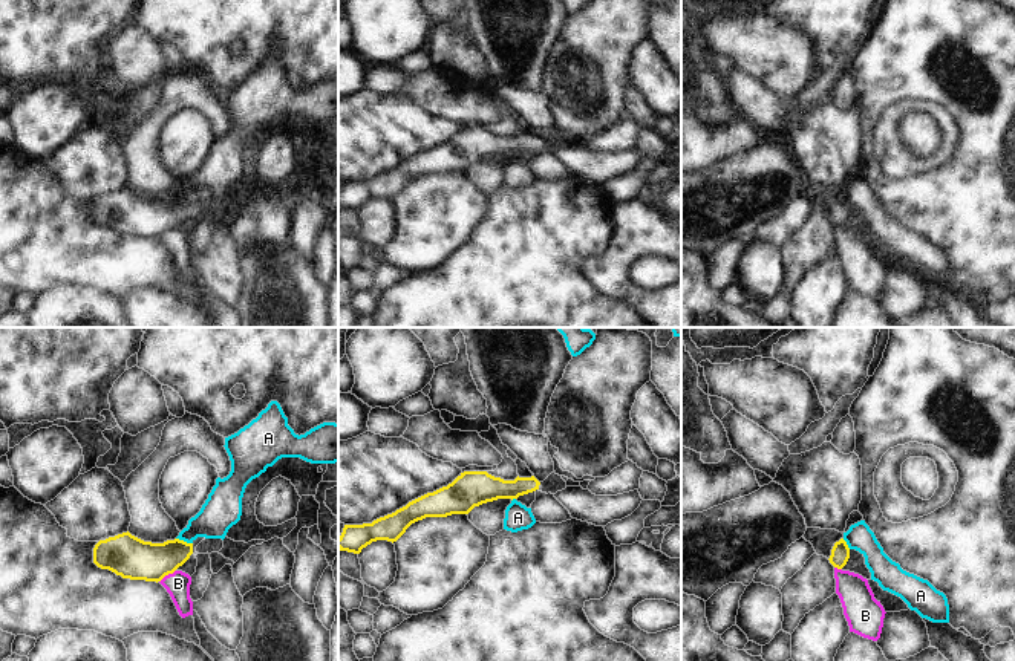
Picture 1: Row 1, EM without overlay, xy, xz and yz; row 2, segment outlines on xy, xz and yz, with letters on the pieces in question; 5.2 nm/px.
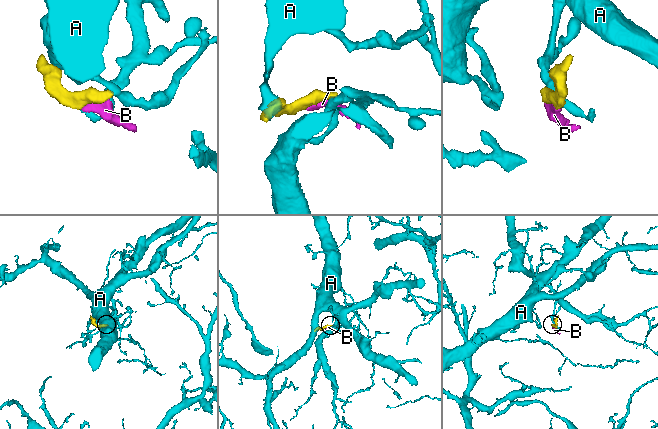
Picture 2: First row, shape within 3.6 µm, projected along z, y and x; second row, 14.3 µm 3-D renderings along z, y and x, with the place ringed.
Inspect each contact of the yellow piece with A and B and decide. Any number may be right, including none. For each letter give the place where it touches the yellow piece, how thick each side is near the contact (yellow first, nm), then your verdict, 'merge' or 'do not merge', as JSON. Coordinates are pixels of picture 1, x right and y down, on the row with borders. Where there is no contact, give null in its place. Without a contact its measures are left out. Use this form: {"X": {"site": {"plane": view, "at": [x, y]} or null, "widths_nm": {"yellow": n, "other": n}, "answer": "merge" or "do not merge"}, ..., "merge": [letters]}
{"A": {"site": {"plane": "xy", "at": [182, 540]}, "widths_nm": {"yellow": 200, "other": 190}, "answer": "do not merge"}, "B": {"site": {"plane": "xy", "at": [167, 574]}, "widths_nm": {"yellow": 220, "other": 130}, "answer": "do not merge"}, "merge": []}

